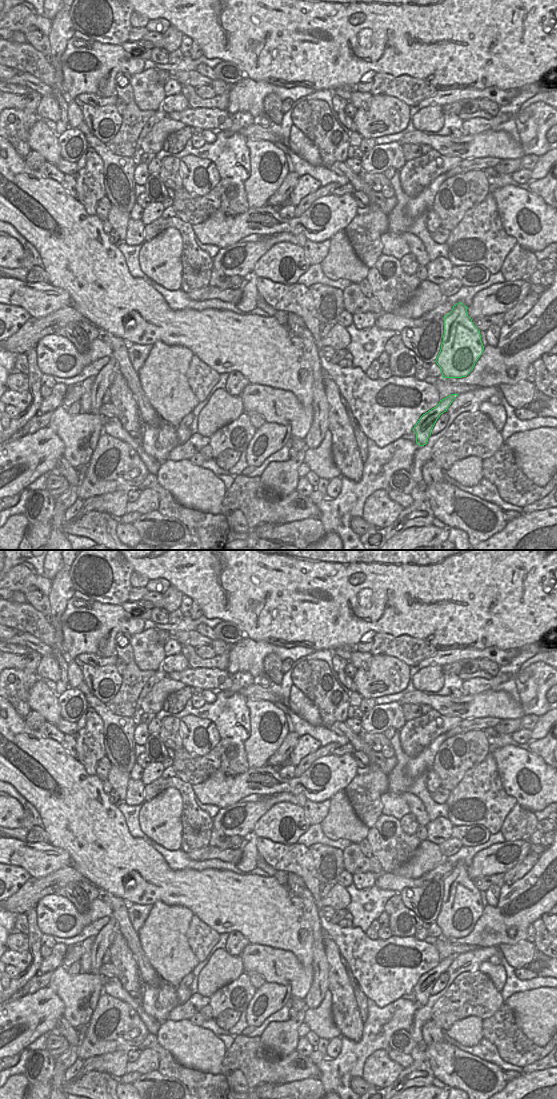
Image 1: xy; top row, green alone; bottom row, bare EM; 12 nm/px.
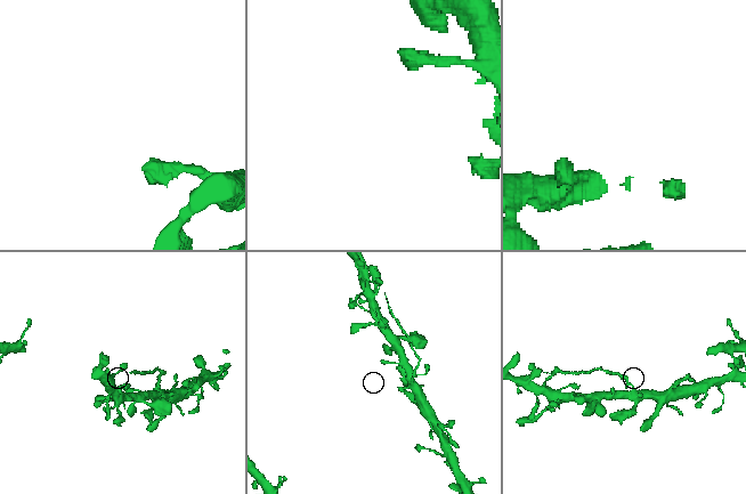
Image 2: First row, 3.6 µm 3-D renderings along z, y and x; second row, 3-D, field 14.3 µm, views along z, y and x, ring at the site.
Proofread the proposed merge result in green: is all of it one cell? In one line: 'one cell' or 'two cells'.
two cells

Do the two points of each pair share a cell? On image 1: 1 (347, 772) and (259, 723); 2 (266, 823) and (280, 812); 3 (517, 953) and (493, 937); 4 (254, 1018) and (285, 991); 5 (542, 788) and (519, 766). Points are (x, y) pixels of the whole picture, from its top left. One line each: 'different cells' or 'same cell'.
1: different cells
2: same cell
3: different cells
4: same cell
5: same cell

